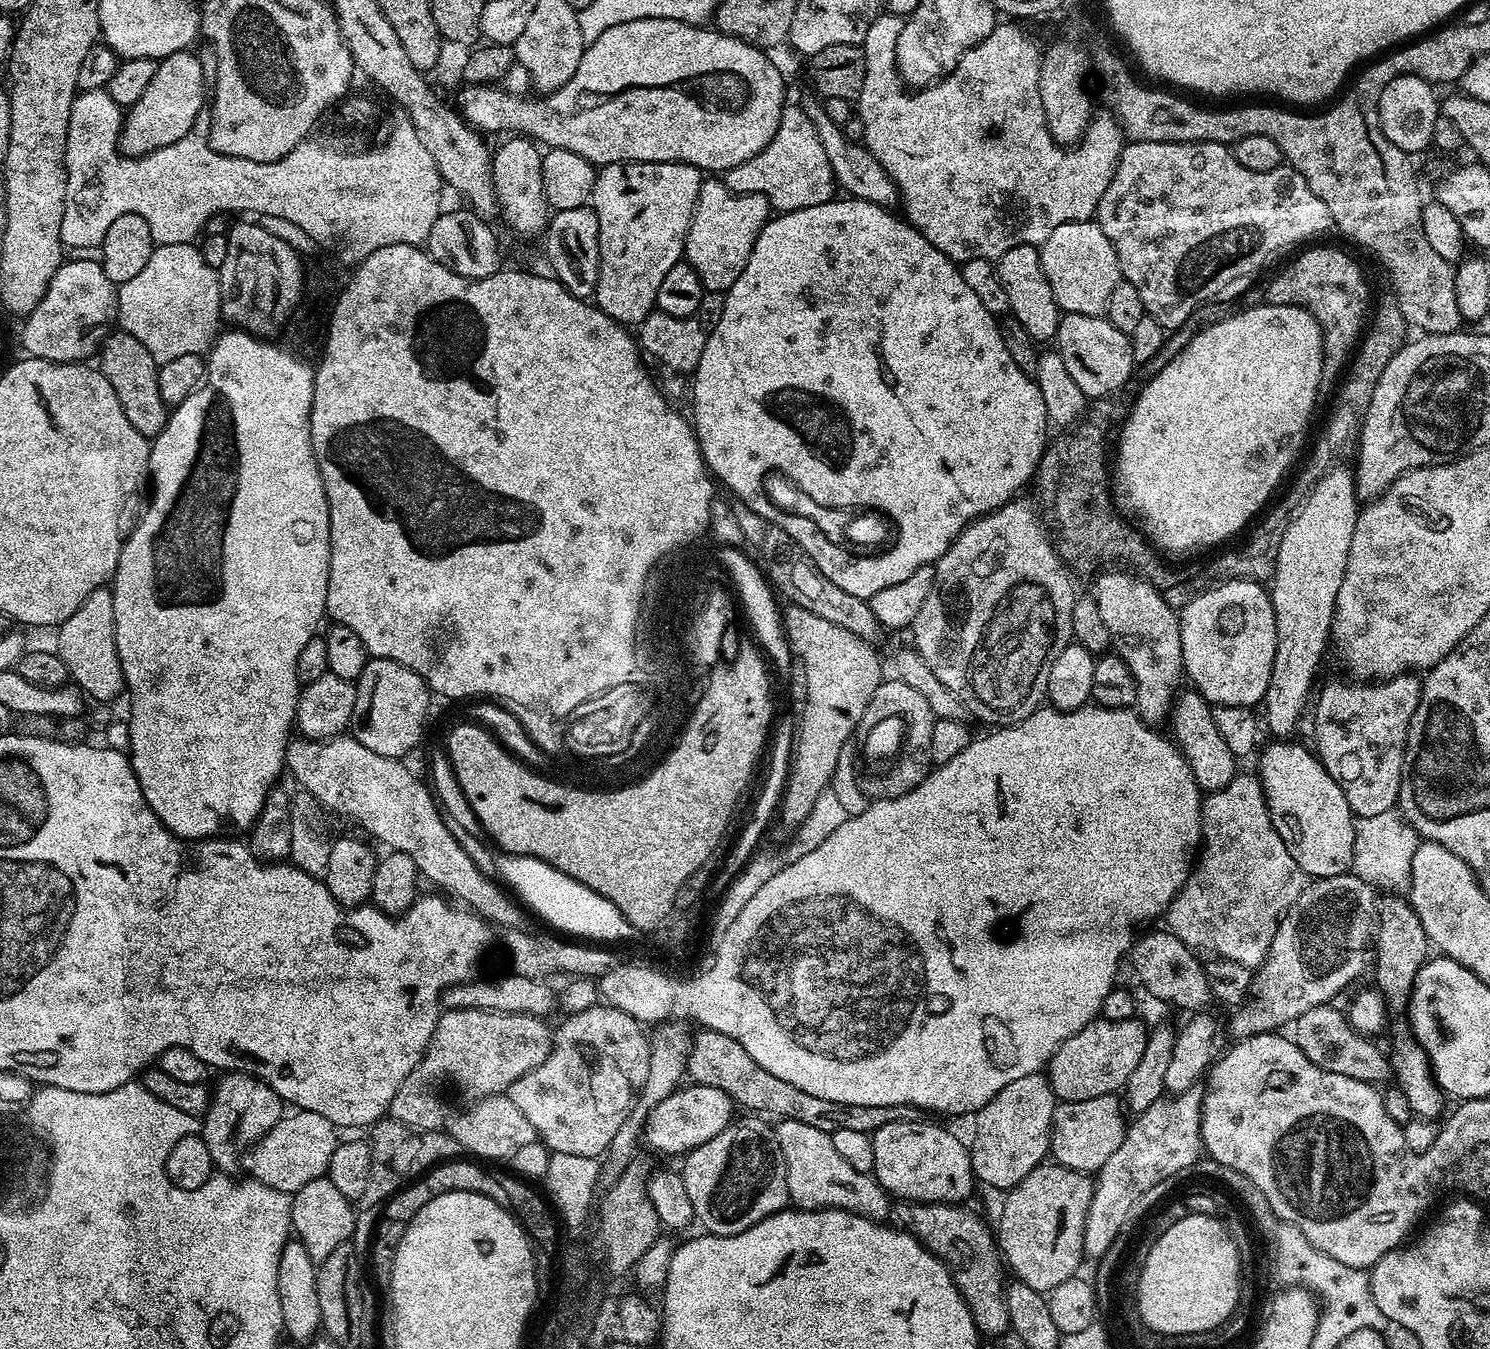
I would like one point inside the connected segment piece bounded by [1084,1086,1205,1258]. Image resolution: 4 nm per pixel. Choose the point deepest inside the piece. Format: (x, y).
(1165, 1140)

